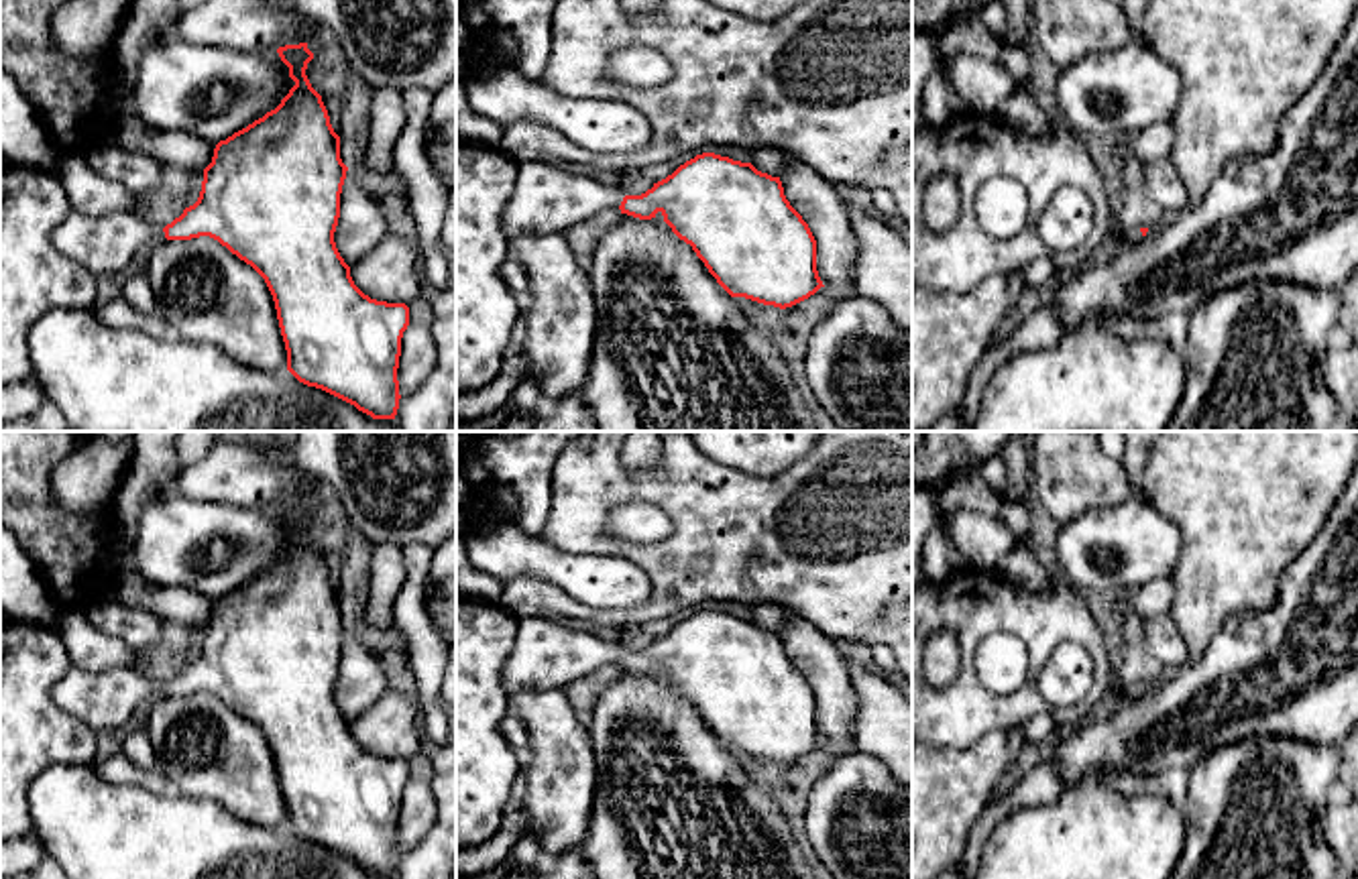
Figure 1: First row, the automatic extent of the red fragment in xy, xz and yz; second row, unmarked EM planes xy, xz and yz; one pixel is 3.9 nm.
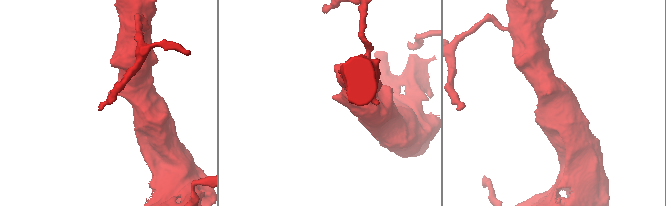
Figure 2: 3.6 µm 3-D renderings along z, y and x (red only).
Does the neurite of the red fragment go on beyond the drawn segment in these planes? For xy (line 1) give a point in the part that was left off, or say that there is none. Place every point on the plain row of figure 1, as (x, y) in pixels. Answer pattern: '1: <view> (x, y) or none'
1: xy (104, 700)

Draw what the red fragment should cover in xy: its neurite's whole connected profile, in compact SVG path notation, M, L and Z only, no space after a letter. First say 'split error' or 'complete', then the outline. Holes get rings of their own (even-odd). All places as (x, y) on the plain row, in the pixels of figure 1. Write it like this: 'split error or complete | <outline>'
split error | M307 499L285 501L277 509L295 541L275 566L216 600L212 619L204 625L200 653L179 673L157 682L136 667L83 671L71 665L53 686L51 698L98 735L124 728L138 706L159 696L218 696L265 735L287 806L287 826L299 838L322 844L373 875L395 875L409 763L371 755L354 741L334 698L348 623L340 614L340 592L322 551L305 531L314 509Z

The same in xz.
split error | M715 608L696 610L641 651L625 651L619 643L568 629L552 617L525 617L519 621L503 686L511 698L523 690L564 688L607 663L639 676L652 676L660 667L731 753L786 765L825 743L816 726L816 696L786 655L780 633Z

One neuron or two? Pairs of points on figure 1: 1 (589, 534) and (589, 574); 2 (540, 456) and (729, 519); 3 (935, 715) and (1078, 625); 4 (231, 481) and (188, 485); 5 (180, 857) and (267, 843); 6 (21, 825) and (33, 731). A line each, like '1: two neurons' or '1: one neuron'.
1: two neurons
2: two neurons
3: one neuron
4: one neuron
5: one neuron
6: one neuron

